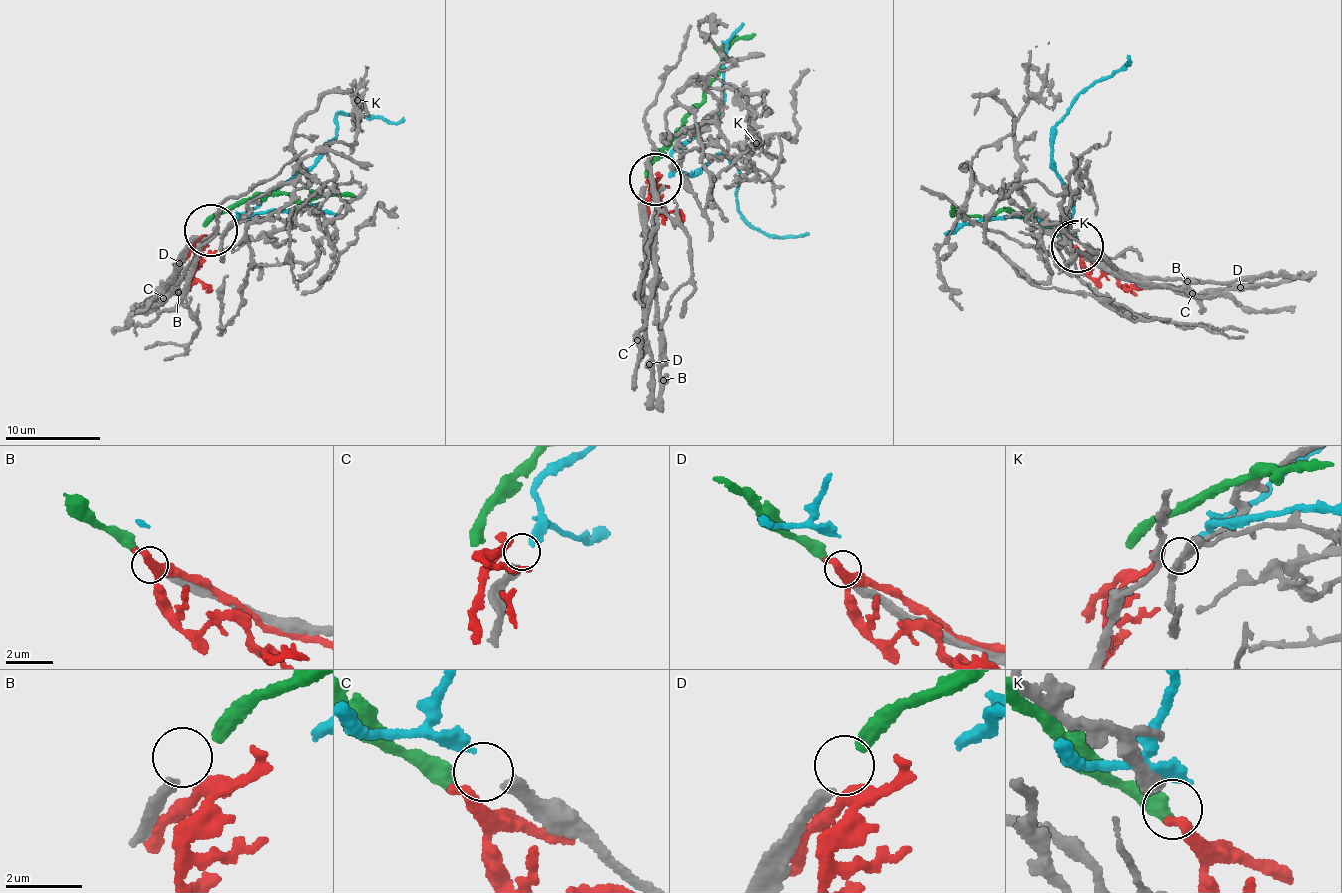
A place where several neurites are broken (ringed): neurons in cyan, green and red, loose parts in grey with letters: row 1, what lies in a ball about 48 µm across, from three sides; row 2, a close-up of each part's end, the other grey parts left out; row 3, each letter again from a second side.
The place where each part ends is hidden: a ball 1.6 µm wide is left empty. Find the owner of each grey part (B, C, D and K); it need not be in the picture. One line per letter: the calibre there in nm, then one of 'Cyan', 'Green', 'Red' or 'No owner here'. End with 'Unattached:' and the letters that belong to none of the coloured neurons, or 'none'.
B: Thickness 280 nm. No owner here
C: Thickness 280 nm. Cyan
D: Thickness 320 nm. Green
K: Thickness 320 nm. Red
Unattached: B

